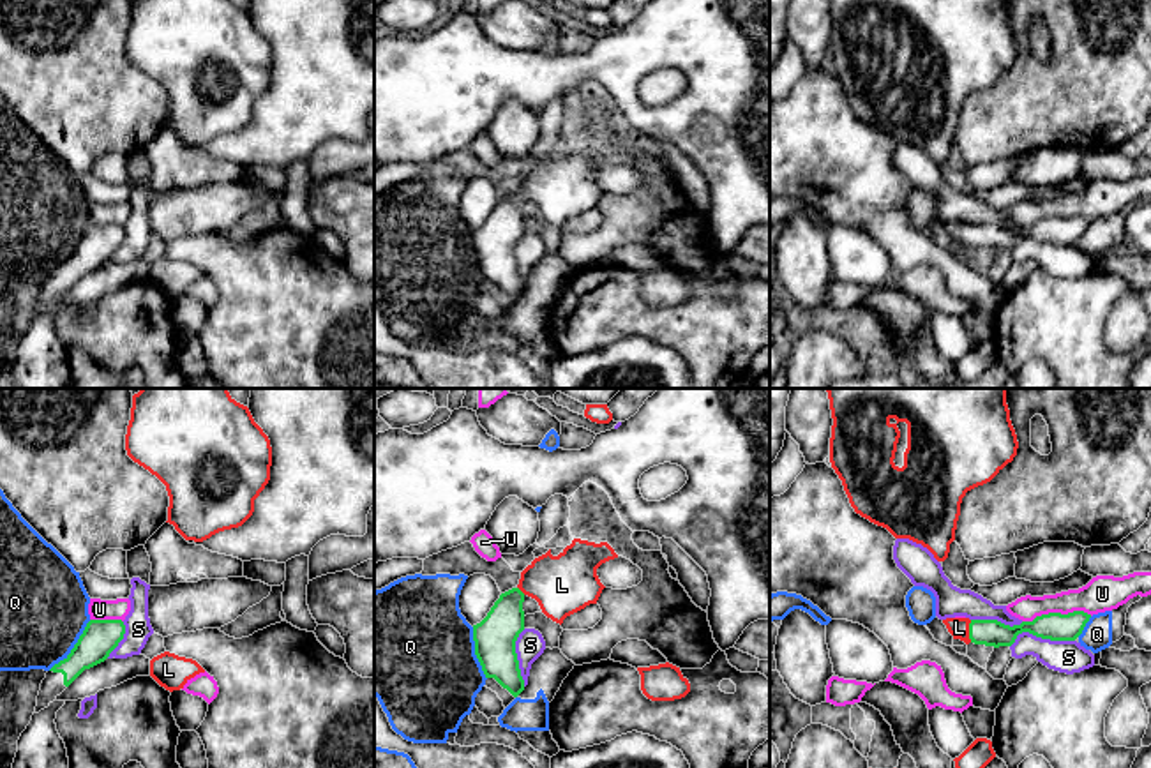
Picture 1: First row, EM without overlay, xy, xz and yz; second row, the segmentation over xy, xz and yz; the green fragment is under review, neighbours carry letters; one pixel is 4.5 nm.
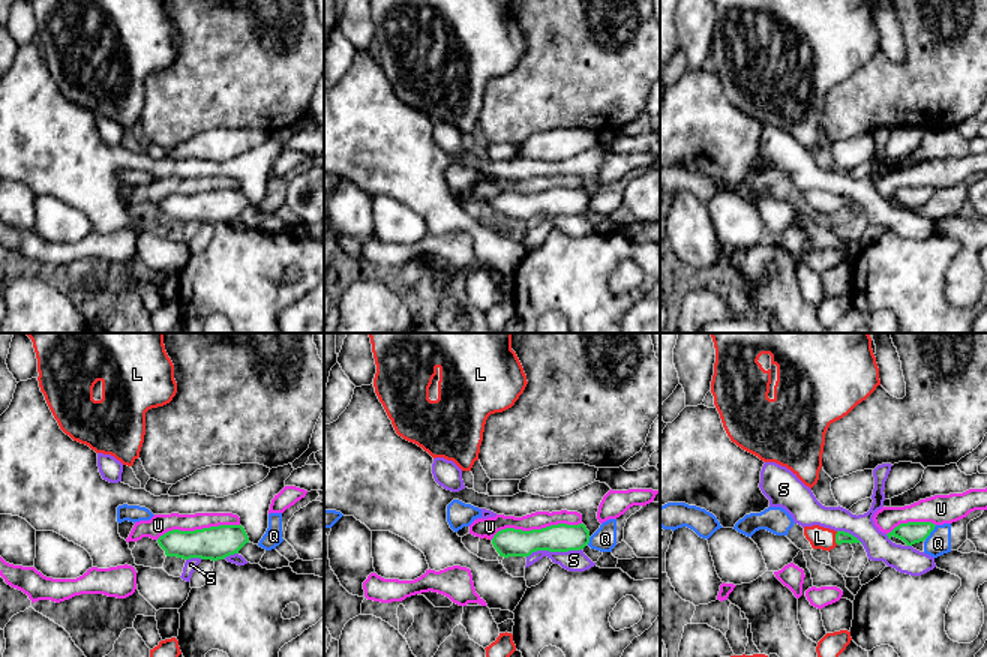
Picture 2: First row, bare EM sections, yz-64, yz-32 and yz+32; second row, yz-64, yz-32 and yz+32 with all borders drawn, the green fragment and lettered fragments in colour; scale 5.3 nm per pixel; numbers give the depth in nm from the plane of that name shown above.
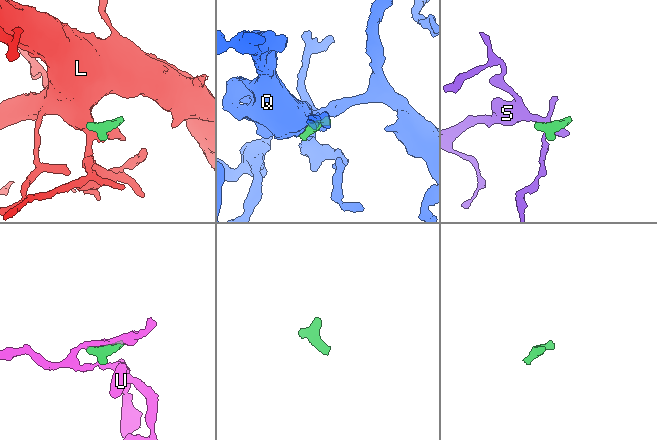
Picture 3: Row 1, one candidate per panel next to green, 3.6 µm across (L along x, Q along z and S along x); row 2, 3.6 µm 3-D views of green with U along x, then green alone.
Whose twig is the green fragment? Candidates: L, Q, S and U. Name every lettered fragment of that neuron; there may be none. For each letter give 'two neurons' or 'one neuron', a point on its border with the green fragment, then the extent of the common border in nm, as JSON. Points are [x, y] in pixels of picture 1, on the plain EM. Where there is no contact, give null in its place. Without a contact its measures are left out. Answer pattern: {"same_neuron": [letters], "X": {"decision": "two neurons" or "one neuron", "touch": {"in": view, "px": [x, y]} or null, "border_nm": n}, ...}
{"same_neuron": ["L"], "L": {"decision": "one neuron", "touch": {"in": "yz", "px": [970, 235]}, "border_nm": 100}, "Q": {"decision": "two neurons", "touch": {"in": "xy", "px": [75, 251]}, "border_nm": 300}, "S": {"decision": "two neurons", "touch": {"in": "yz", "px": [1040, 240]}, "border_nm": 300}, "U": {"decision": "two neurons", "touch": {"in": "yz", "px": [1056, 218]}, "border_nm": 320}}

